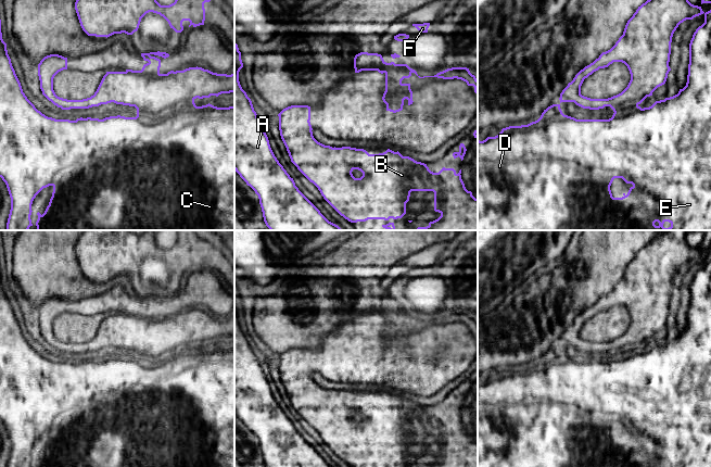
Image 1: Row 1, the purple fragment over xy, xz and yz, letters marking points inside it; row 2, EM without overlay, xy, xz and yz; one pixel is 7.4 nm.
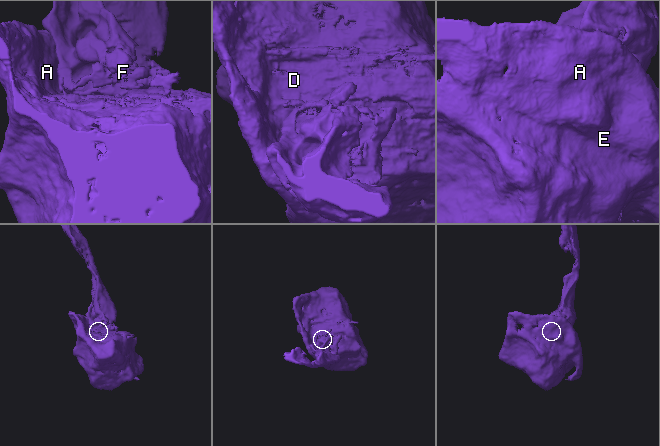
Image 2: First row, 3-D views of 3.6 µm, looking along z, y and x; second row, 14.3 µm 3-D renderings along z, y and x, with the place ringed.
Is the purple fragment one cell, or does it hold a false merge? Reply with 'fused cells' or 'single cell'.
fused cells

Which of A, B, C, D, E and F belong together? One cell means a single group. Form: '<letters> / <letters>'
A C D E / B F

